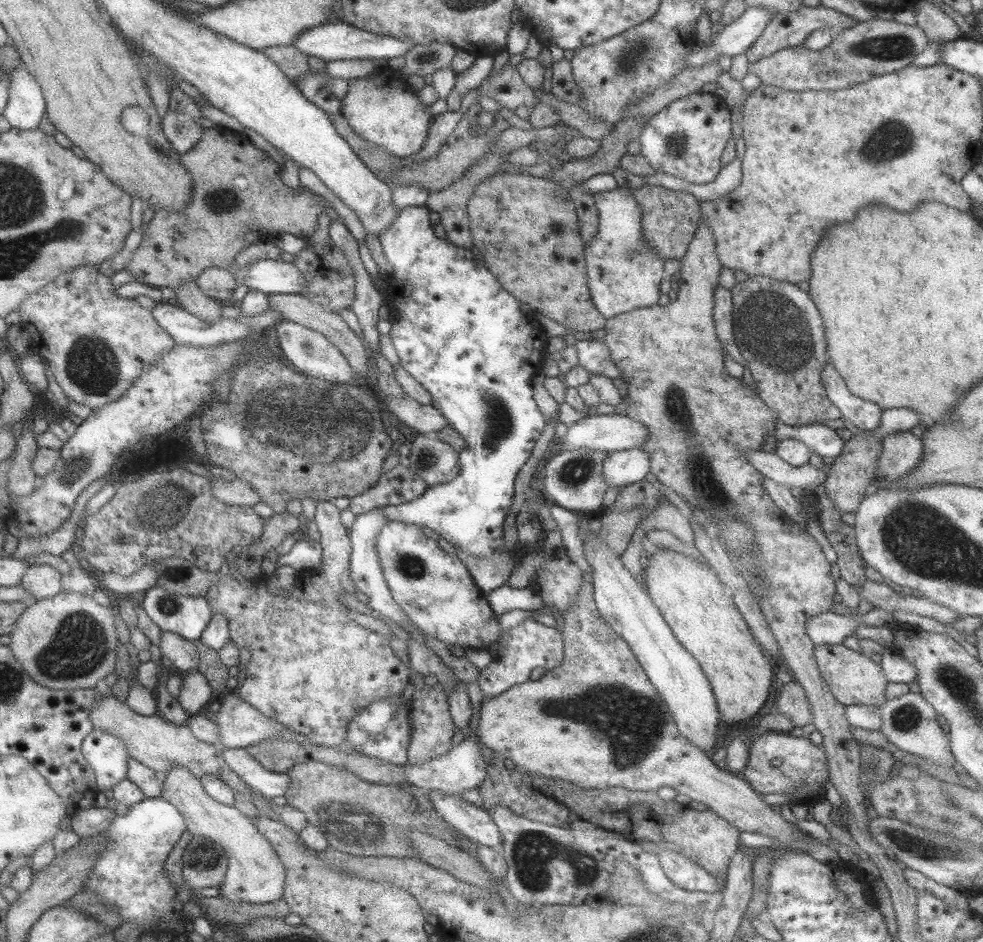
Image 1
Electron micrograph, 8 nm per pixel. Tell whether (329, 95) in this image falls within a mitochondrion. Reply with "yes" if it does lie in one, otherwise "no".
no

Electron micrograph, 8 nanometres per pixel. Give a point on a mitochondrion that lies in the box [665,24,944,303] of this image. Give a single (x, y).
(885, 48)

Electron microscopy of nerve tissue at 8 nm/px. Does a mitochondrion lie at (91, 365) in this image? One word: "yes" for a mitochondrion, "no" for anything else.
yes

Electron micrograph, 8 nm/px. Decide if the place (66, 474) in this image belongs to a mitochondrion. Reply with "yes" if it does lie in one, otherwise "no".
yes

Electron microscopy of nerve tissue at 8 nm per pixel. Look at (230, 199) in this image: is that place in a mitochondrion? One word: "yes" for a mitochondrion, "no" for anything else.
yes

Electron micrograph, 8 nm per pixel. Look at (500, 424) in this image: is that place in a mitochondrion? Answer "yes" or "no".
yes

